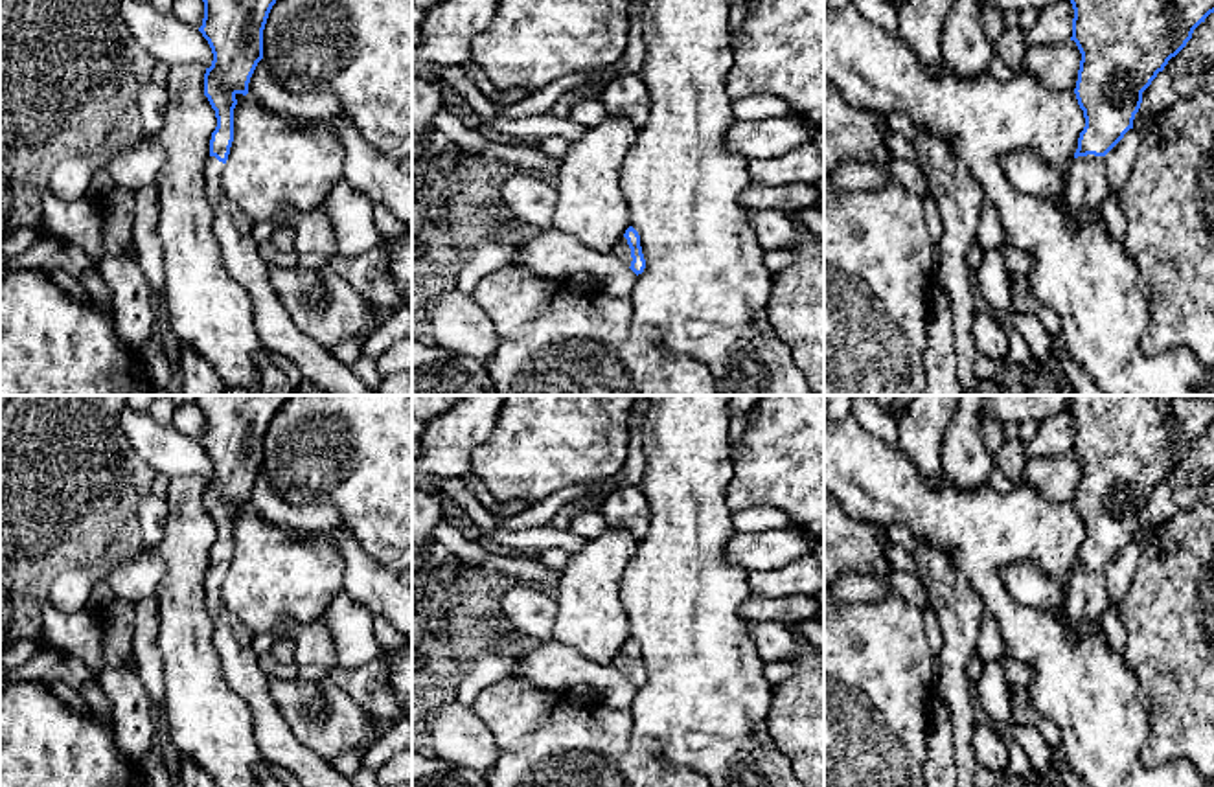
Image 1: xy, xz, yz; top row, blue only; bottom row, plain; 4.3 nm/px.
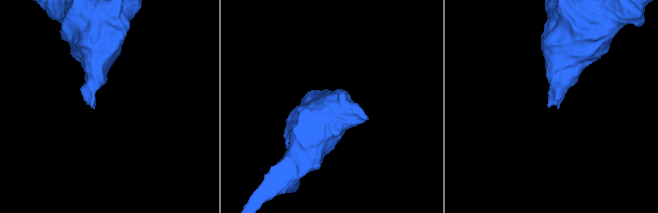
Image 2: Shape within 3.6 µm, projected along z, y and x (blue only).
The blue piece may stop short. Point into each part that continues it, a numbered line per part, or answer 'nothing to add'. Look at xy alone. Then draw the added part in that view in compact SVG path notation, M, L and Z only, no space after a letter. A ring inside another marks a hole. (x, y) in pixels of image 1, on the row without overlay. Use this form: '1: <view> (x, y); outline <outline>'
1: xy (278, 745); outline M210 568L204 579L204 601L213 623L213 645L228 686L248 704L256 745L267 765L280 765L296 776L302 787L355 787L331 763L302 747L278 712L269 677L258 664L254 634L232 614L223 599L224 576Z

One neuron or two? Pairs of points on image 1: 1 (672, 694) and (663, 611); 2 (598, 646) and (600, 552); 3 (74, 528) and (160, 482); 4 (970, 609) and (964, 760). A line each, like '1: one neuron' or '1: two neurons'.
1: one neuron
2: one neuron
3: two neurons
4: one neuron

